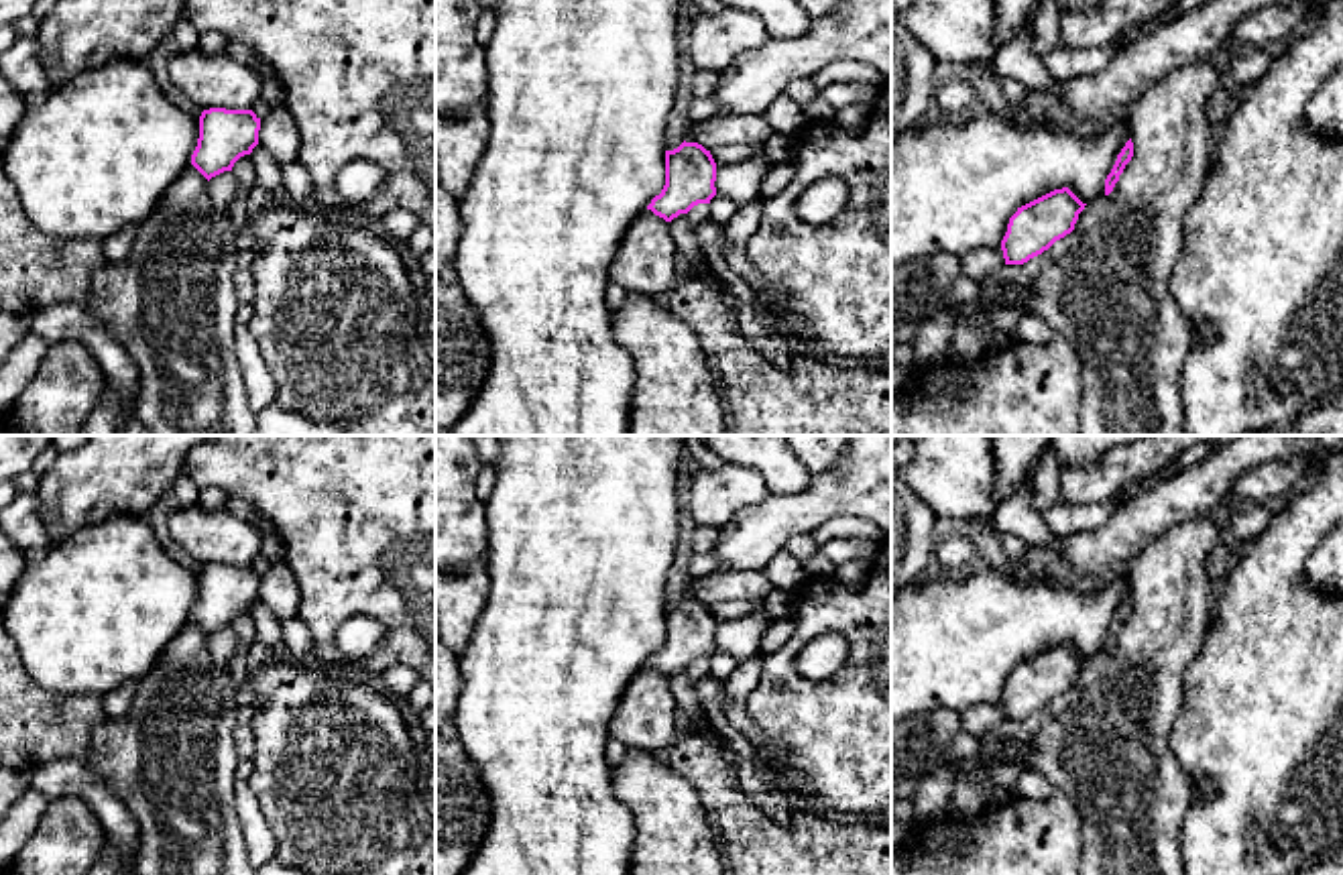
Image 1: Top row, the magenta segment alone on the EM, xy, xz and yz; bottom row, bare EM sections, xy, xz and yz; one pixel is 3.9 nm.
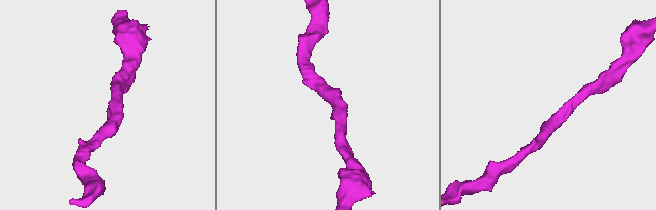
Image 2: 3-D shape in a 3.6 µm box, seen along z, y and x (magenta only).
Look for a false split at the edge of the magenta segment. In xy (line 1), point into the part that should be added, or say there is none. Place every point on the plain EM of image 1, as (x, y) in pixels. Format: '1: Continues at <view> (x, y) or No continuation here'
1: No continuation here

